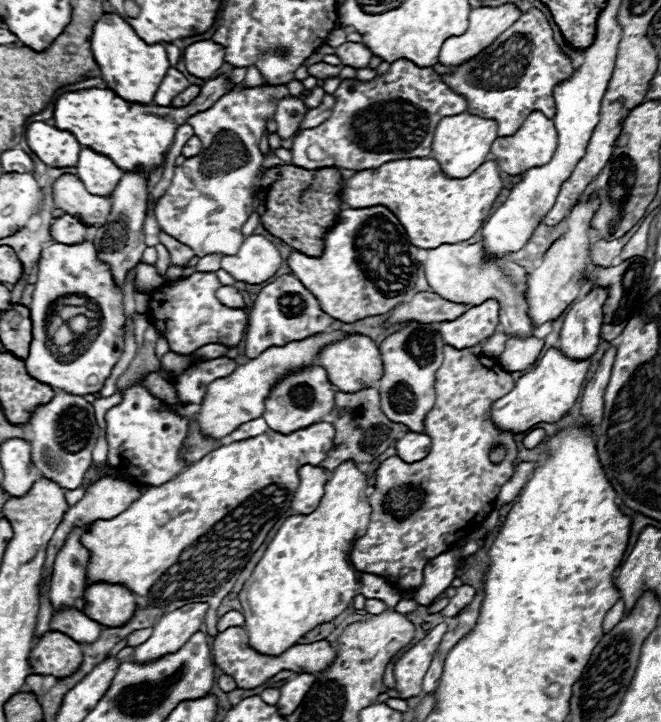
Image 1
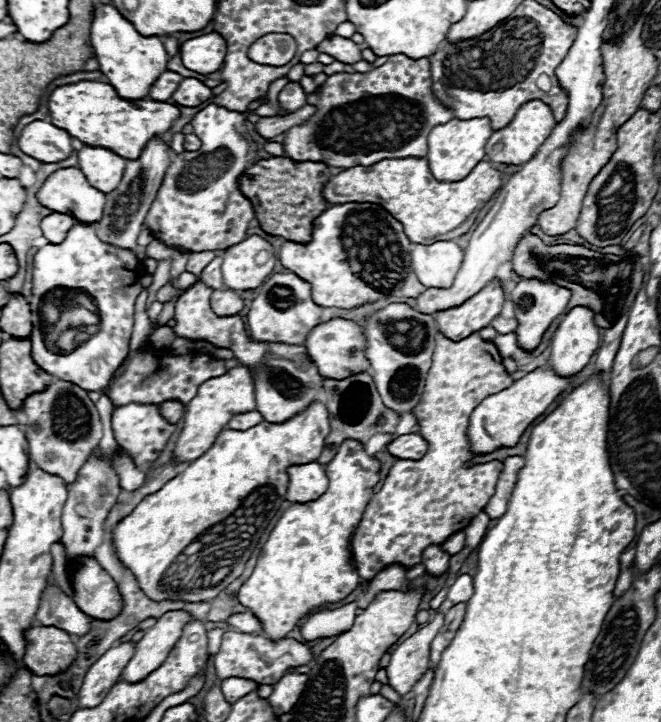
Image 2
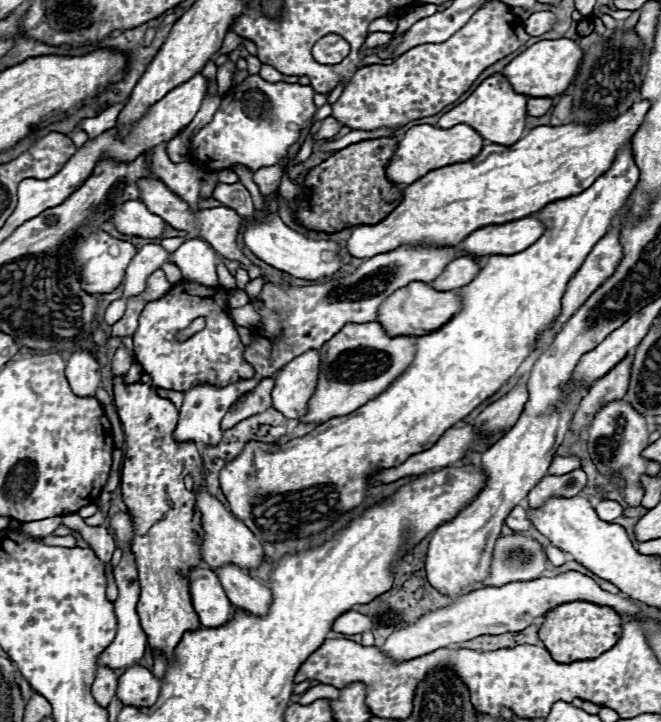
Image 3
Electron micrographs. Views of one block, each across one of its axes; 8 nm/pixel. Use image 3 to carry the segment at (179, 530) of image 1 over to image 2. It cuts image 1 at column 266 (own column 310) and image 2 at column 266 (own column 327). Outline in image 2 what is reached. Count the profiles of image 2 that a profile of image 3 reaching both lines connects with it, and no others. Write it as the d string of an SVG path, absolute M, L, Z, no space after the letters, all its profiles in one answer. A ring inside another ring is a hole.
M316 402L302 414L284 424L262 422L250 430L224 430L214 446L196 458L182 474L166 482L158 492L148 494L126 518L114 528L114 546L120 562L136 576L136 582L148 598L162 602L208 602L216 598L230 582L240 576L240 566L232 566L220 582L204 582L208 574L176 574L180 554L216 522L232 518L244 498L260 486L276 486L280 494L288 492L288 466L314 462L326 442L330 418L324 404Z

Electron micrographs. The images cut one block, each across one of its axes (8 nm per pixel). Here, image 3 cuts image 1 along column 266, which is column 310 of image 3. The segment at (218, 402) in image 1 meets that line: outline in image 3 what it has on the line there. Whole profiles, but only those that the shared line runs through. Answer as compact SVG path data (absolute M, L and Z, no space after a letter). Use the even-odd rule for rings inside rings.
M308 350L276 372L272 406L286 418L300 418L306 412L306 404L316 388L318 366L318 350Z

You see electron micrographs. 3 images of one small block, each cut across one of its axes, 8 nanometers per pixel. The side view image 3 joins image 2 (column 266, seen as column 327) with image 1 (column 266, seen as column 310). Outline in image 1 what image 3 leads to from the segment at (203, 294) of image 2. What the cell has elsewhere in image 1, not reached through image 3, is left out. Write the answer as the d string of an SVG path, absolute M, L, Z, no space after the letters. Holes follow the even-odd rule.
M314 364L314 366L302 368L302 370L290 372L270 390L270 396L264 402L262 418L268 422L268 426L272 430L290 434L292 430L300 430L304 426L310 426L312 422L320 422L334 408L332 390L334 388L322 366Z

